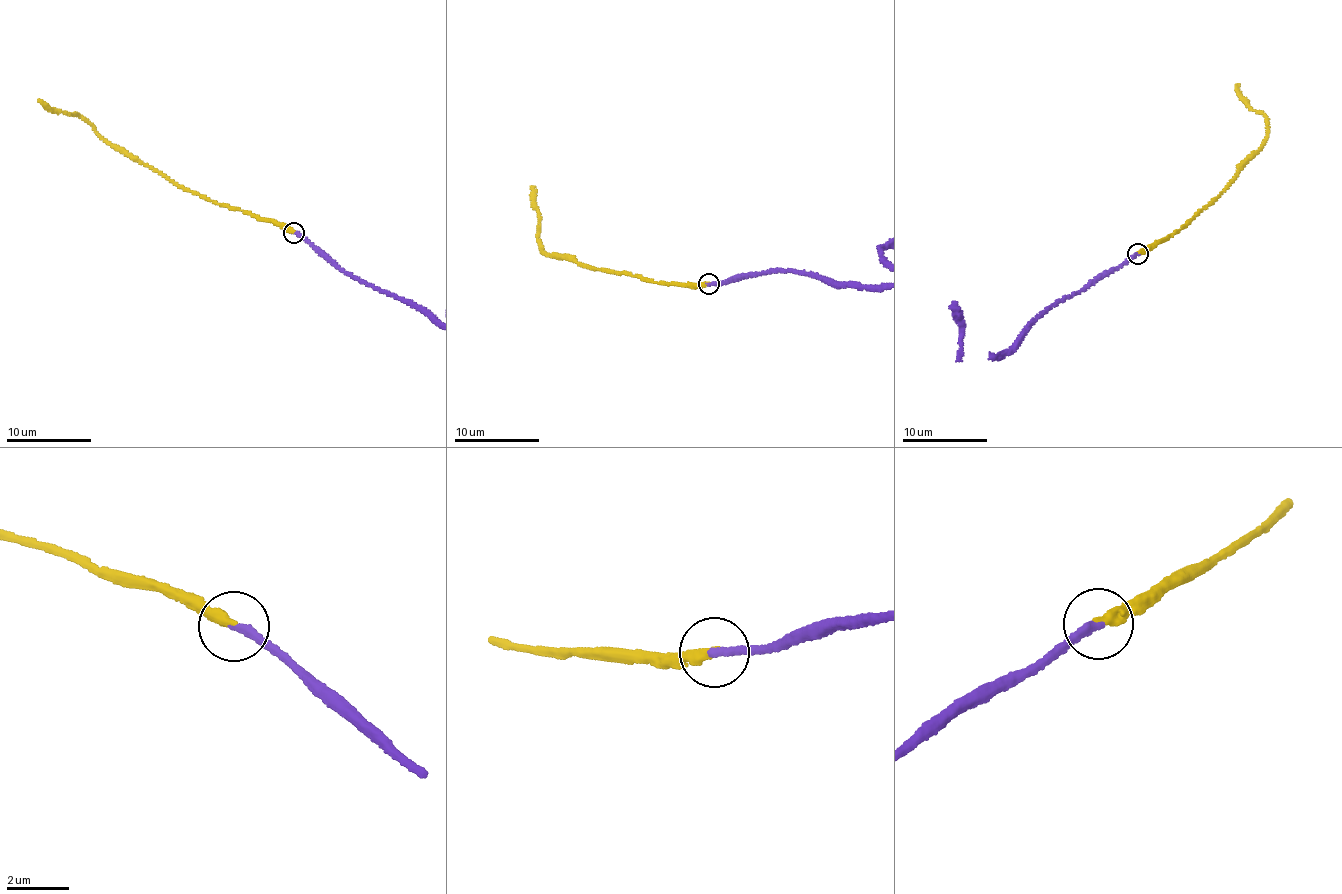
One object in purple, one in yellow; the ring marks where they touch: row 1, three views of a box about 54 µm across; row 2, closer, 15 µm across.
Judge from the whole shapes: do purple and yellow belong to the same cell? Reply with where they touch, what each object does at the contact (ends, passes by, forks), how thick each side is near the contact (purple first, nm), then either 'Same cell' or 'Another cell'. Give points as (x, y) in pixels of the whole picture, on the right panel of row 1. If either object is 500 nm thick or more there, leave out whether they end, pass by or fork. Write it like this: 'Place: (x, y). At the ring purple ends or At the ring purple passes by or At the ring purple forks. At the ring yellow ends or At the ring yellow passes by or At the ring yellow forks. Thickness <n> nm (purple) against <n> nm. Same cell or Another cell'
Place: (1138, 254). At the ring purple ends. At the ring yellow ends. Thickness 280 nm (purple) against 320 nm. Same cell

